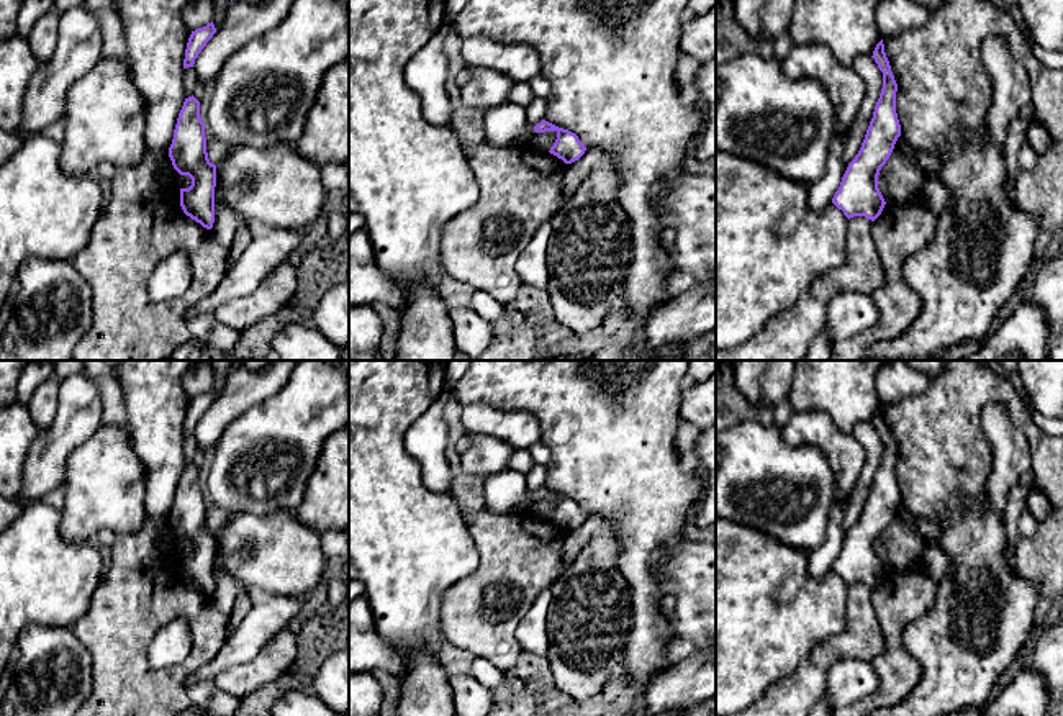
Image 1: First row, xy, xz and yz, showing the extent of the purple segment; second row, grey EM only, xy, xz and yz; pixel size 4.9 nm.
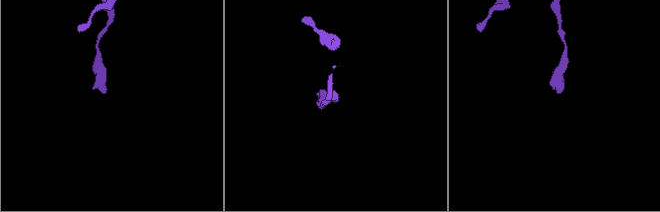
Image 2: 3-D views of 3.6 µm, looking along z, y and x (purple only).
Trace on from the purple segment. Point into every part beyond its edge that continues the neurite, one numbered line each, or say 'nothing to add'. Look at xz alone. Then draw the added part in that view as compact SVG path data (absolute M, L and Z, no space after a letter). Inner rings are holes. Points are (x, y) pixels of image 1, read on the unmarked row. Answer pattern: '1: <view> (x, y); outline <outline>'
1: xz (506, 490); outline M504 470L485 478L485 508L495 513L508 513L529 508L534 503L526 477L514 470Z

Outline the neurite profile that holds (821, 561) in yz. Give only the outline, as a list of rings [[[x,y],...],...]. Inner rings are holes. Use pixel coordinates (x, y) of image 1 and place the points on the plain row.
[[[853,492],[842,501],[835,503],[830,510],[830,519],[827,524],[826,541],[809,554],[807,575],[811,578],[821,578],[829,570],[840,554],[842,544],[845,541],[844,518],[852,500]]]

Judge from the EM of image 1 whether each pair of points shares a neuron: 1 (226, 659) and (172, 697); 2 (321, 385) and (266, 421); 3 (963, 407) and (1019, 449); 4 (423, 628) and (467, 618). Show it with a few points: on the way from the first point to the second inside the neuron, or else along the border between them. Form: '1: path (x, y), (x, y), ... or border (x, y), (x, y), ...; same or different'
1: border (218, 651), (187, 679), (189, 685); different
2: path (308, 398), (285, 421), (279, 421); same
3: border (995, 402), (981, 413), (981, 428), (993, 459); different
4: border (449, 587), (441, 605), (441, 639); different

